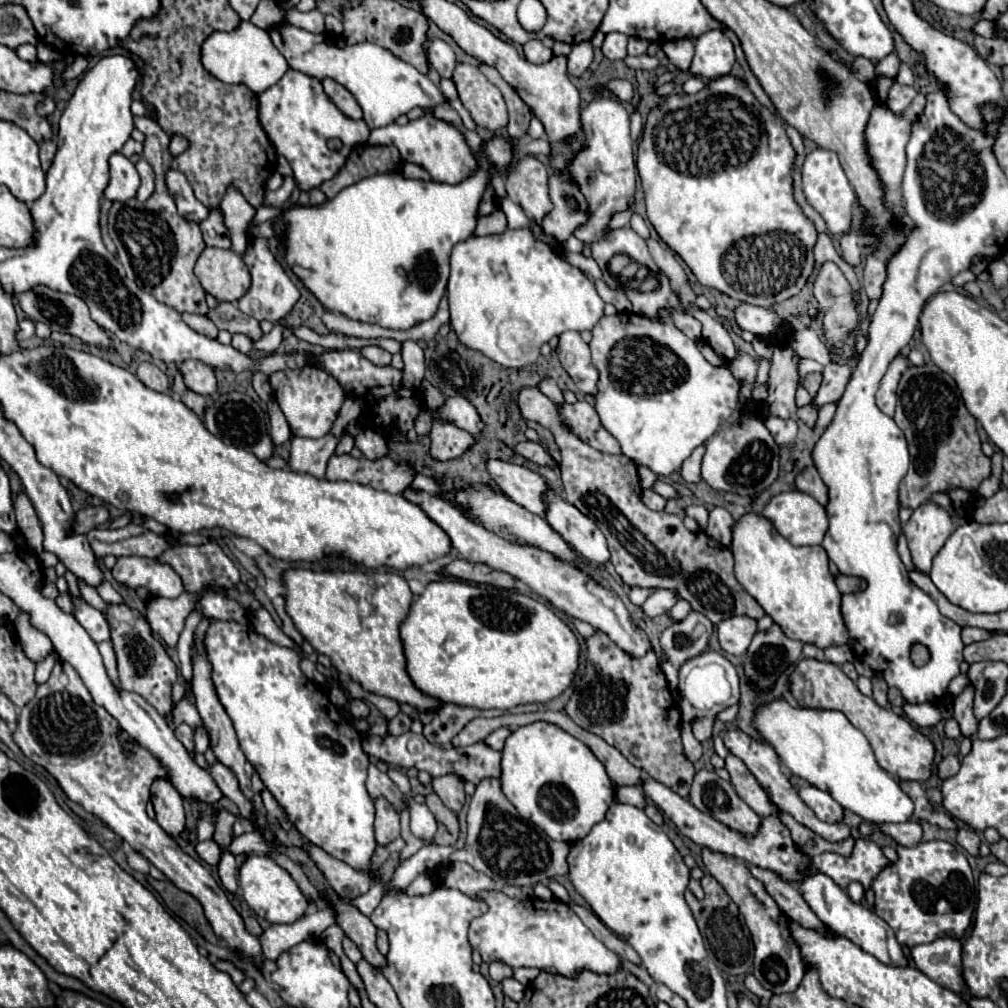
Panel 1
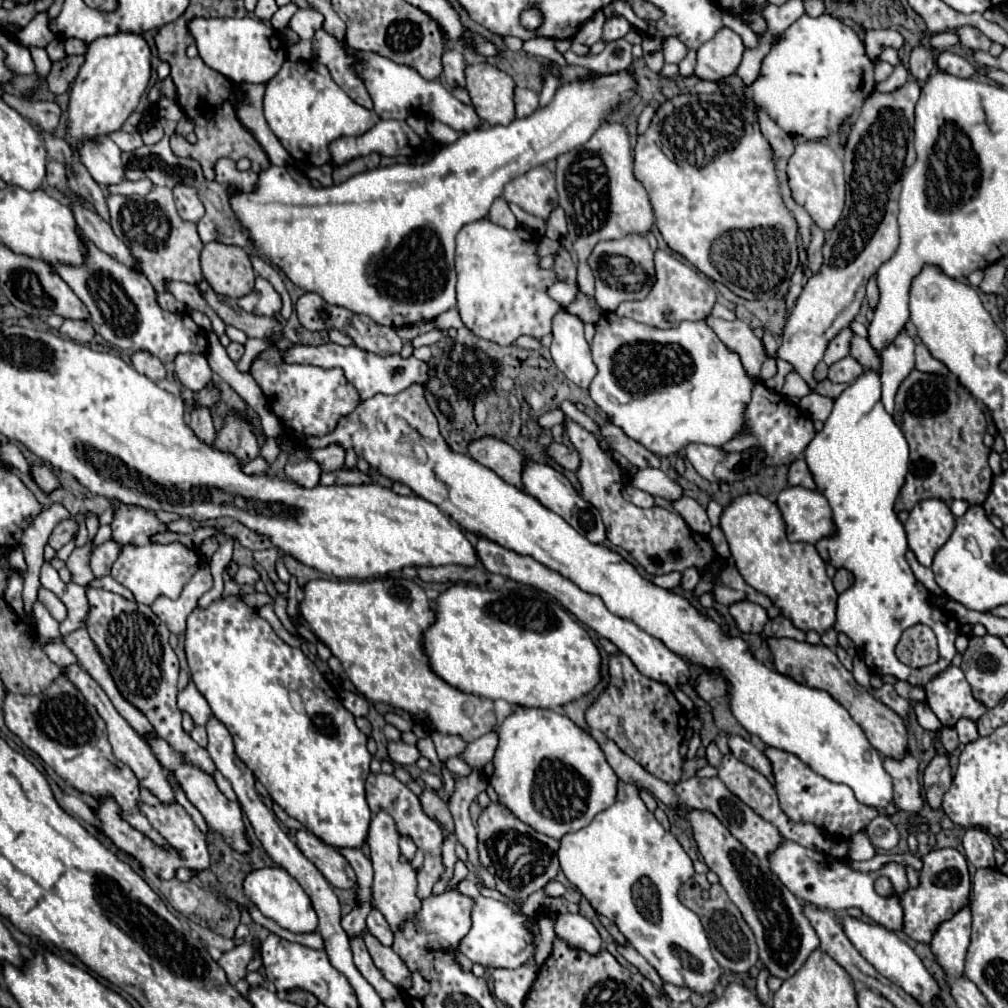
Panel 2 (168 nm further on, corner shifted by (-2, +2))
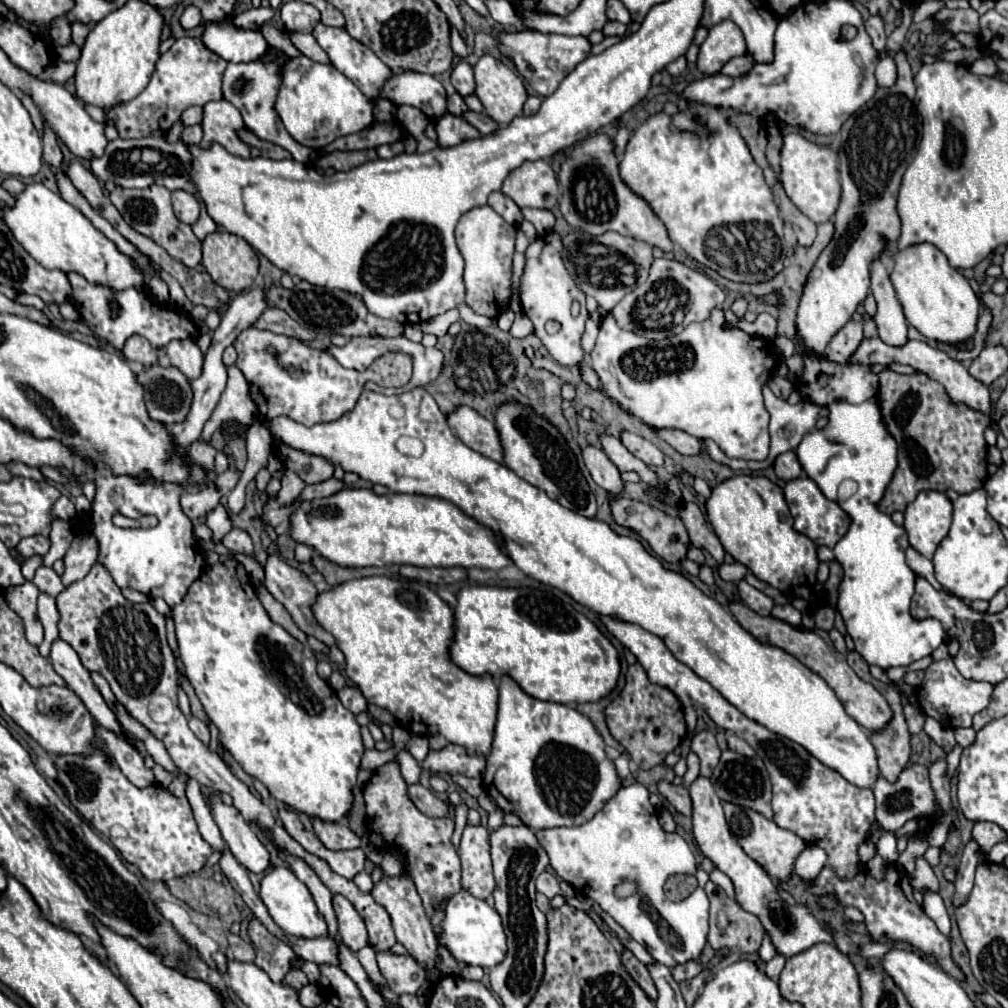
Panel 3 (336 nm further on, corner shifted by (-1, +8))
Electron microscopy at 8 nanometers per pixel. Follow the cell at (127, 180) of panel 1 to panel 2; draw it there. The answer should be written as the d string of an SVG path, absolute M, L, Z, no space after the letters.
M109 136L85 144L79 150L79 158L93 176L93 180L101 186L111 186L127 180L121 162L121 150L115 142L111 142Z

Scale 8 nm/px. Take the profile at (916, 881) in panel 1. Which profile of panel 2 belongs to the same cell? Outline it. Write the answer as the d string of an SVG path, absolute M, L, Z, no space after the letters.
M935 848L929 854L921 858L923 868L919 870L919 886L917 888L907 888L903 894L899 894L891 880L885 876L879 876L875 880L875 890L881 896L897 896L899 904L903 908L903 932L923 944L929 944L933 932L937 930L939 924L945 920L953 918L961 908L967 906L969 902L969 892L971 892L971 880L969 880L969 870L967 870L967 858L955 850L955 848Z

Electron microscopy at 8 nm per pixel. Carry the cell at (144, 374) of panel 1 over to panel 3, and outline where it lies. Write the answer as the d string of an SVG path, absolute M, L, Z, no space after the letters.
M130 336L122 348L122 354L130 362L140 362L142 366L156 364L156 348L142 336Z

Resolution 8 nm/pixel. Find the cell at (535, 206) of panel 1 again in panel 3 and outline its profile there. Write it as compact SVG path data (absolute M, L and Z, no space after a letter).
M528 160L506 176L502 192L508 194L520 208L530 206L550 210L558 200L558 182L546 160Z

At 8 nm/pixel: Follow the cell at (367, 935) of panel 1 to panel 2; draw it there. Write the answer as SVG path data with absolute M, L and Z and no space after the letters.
M363 932L363 940L365 940L365 946L375 962L375 966L381 970L381 974L393 982L395 986L399 988L407 988L409 986L409 980L411 980L411 974L405 966L405 962L391 950L391 948L385 948L371 932Z

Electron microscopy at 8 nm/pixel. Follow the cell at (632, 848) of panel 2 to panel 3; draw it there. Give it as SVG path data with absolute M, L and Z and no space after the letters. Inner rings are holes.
M632 784L626 788L620 788L614 798L606 802L606 808L594 816L594 820L574 826L574 828L548 828L534 832L542 848L546 850L550 858L550 866L554 872L572 884L578 892L592 898L608 916L612 916L636 942L646 946L646 950L652 954L652 958L668 968L674 968L676 964L684 964L688 960L700 958L702 948L706 944L708 934L708 896L702 888L696 888L686 900L672 902L664 896L662 886L670 874L694 874L696 872L696 858L686 844L686 840L680 834L668 834L662 830L656 818L656 808L648 800L648 790L642 784ZM622 880L634 880L638 884L638 890L628 898L616 898L614 886Z

